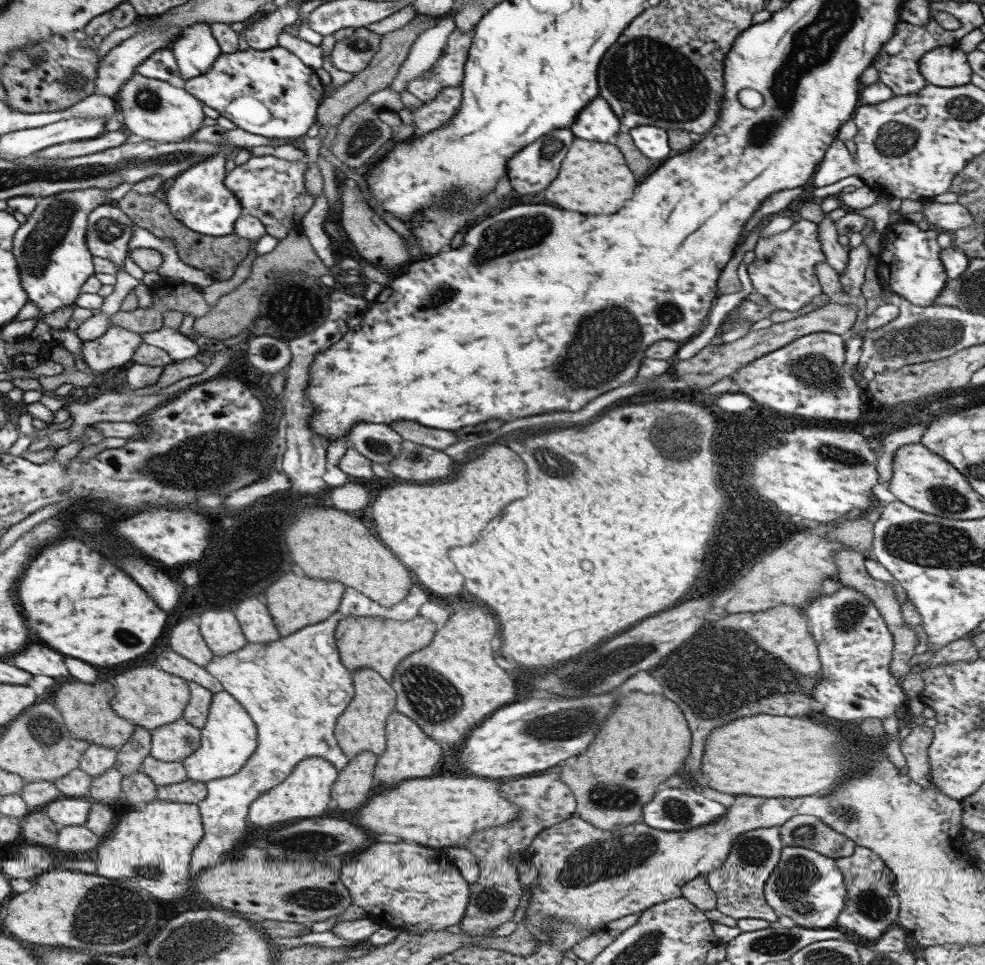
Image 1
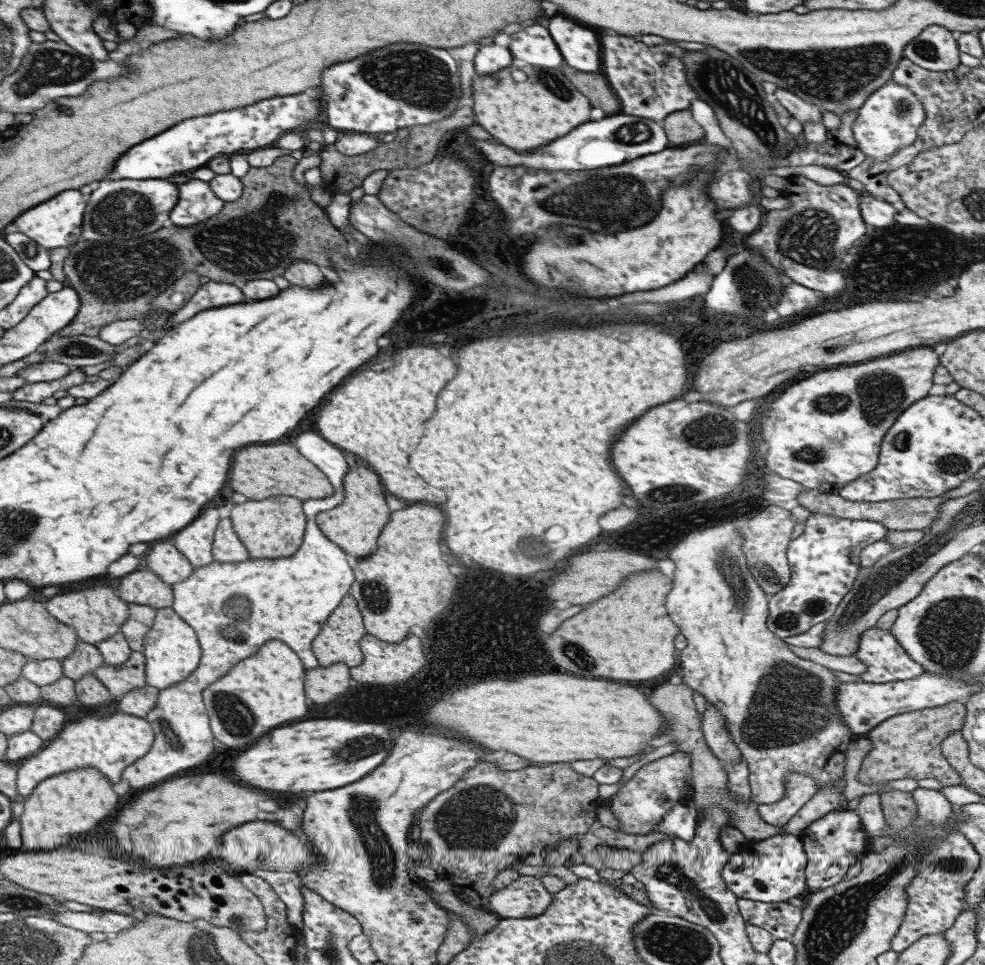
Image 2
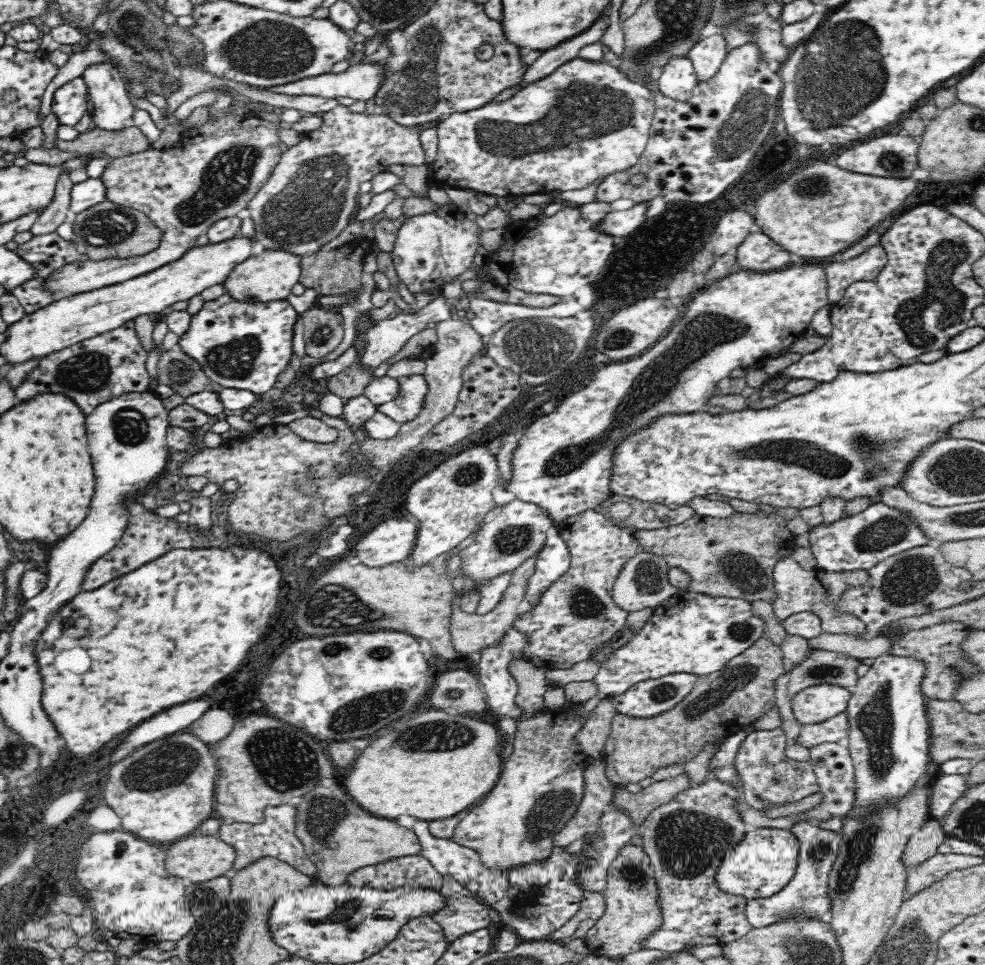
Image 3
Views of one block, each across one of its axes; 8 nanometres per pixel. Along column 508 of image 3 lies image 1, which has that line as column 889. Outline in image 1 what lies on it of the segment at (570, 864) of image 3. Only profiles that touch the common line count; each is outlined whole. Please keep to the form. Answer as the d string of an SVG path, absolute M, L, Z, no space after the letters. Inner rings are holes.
M855 845L855 851L847 857L835 859L837 867L846 879L848 902L846 910L842 910L835 928L868 939L880 939L888 929L897 925L899 900L894 890L895 876L886 863L873 850Z

